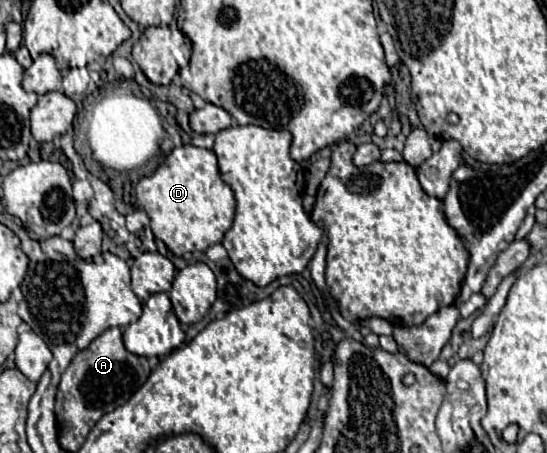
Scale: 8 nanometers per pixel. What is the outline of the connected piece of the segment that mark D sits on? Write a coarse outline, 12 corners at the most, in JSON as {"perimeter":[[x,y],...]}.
{"perimeter":[[175,147],[135,197],[179,257],[221,243],[217,155]]}

